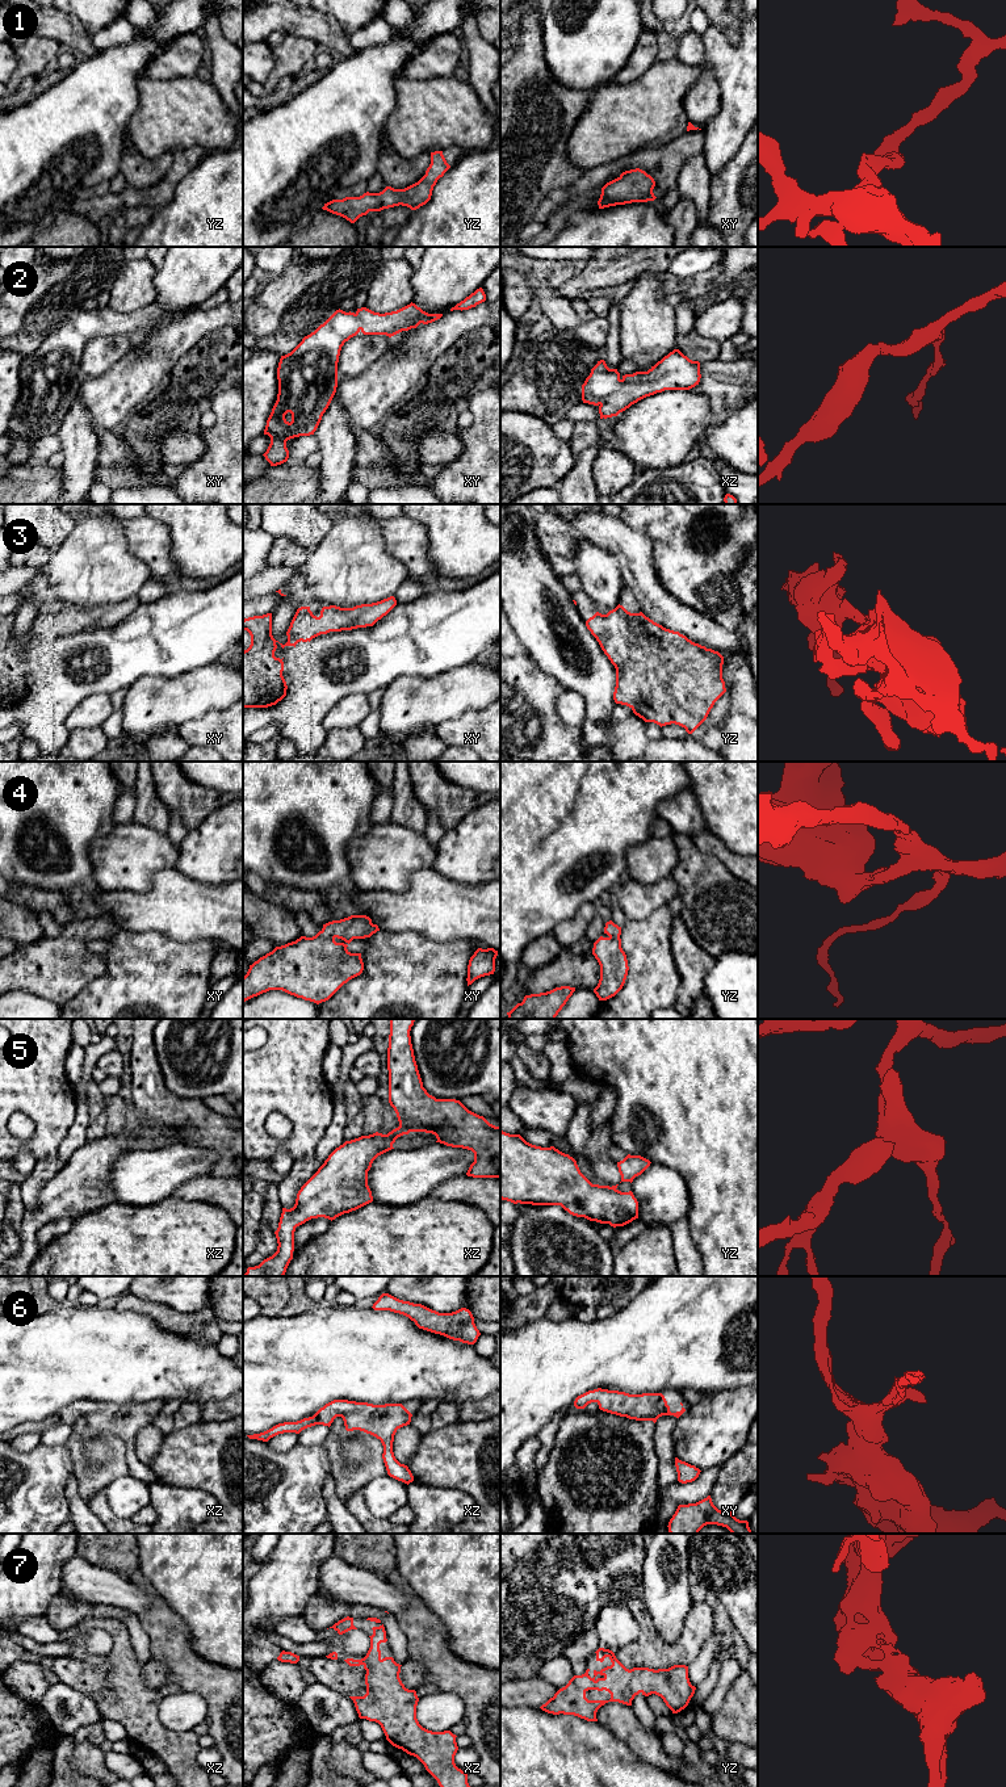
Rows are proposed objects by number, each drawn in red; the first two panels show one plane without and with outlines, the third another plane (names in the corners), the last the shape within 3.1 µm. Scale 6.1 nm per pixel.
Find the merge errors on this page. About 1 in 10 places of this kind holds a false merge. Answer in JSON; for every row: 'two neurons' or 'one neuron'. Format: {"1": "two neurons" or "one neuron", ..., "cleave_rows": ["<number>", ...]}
{"1": "one neuron", "2": "one neuron", "3": "one neuron", "4": "one neuron", "5": "two neurons", "6": "one neuron", "7": "one neuron", "cleave_rows": ["5"]}

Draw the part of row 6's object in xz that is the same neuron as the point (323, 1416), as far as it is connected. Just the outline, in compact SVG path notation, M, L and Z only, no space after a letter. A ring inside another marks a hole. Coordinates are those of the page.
M334 1400L320 1408L313 1417L297 1422L284 1422L272 1429L253 1435L250 1439L268 1442L271 1438L295 1432L315 1426L331 1426L336 1417L341 1417L347 1431L360 1430L381 1440L383 1446L382 1459L387 1475L398 1481L410 1484L414 1476L407 1465L401 1464L393 1452L394 1435L398 1429L410 1425L412 1414L402 1404L373 1405L348 1400Z

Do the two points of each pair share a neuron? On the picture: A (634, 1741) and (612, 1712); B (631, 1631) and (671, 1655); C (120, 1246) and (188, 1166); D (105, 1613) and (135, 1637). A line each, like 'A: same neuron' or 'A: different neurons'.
A: same neuron
B: different neurons
C: different neurons
D: same neuron

